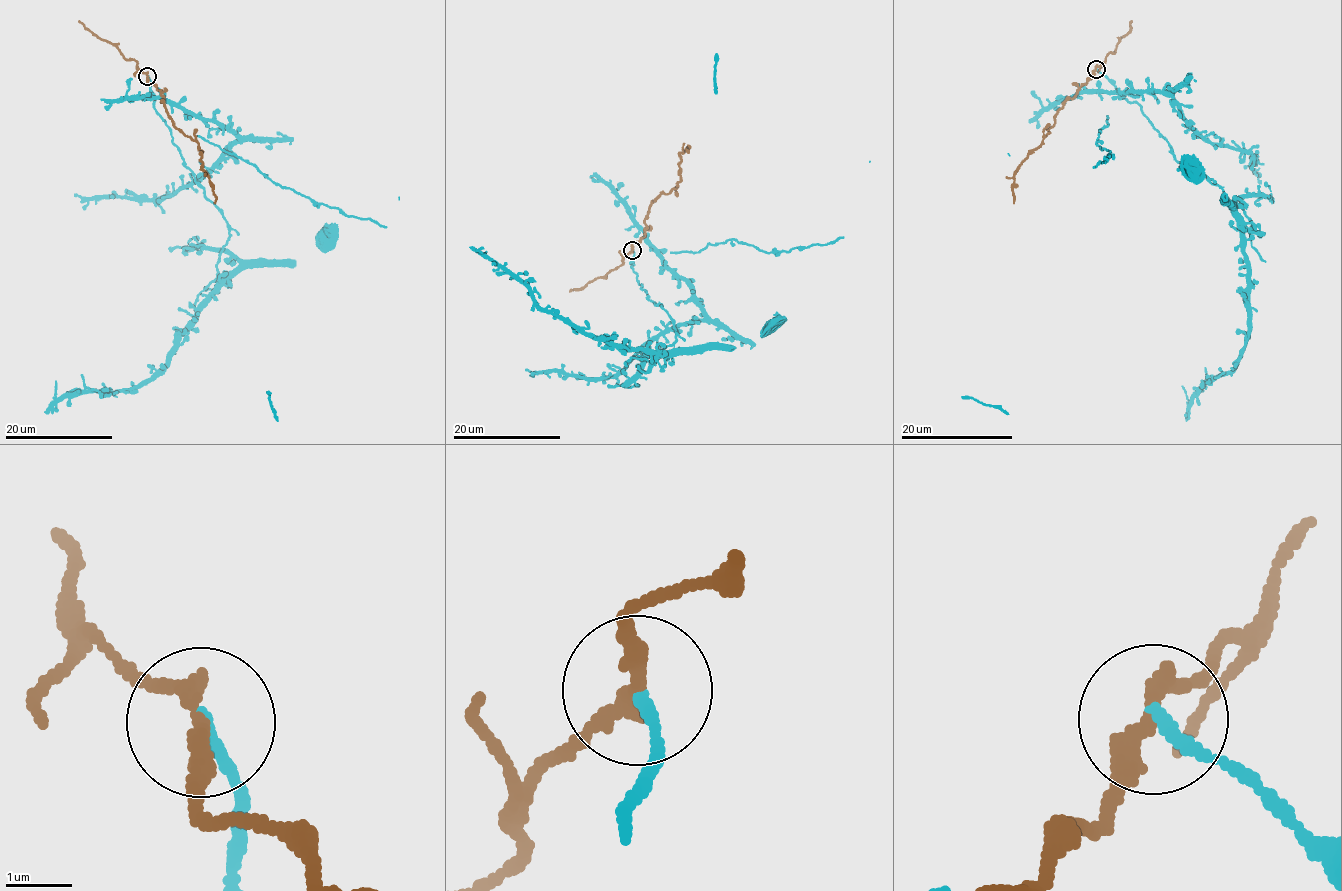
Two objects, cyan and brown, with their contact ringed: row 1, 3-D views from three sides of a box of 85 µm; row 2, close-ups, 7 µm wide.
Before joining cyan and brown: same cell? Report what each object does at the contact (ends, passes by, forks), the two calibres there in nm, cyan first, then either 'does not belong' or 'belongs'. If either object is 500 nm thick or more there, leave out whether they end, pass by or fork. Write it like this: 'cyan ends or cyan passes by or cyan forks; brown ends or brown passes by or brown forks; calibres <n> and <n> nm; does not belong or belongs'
cyan ends; brown passes by; calibres 190 and 280 nm; does not belong

